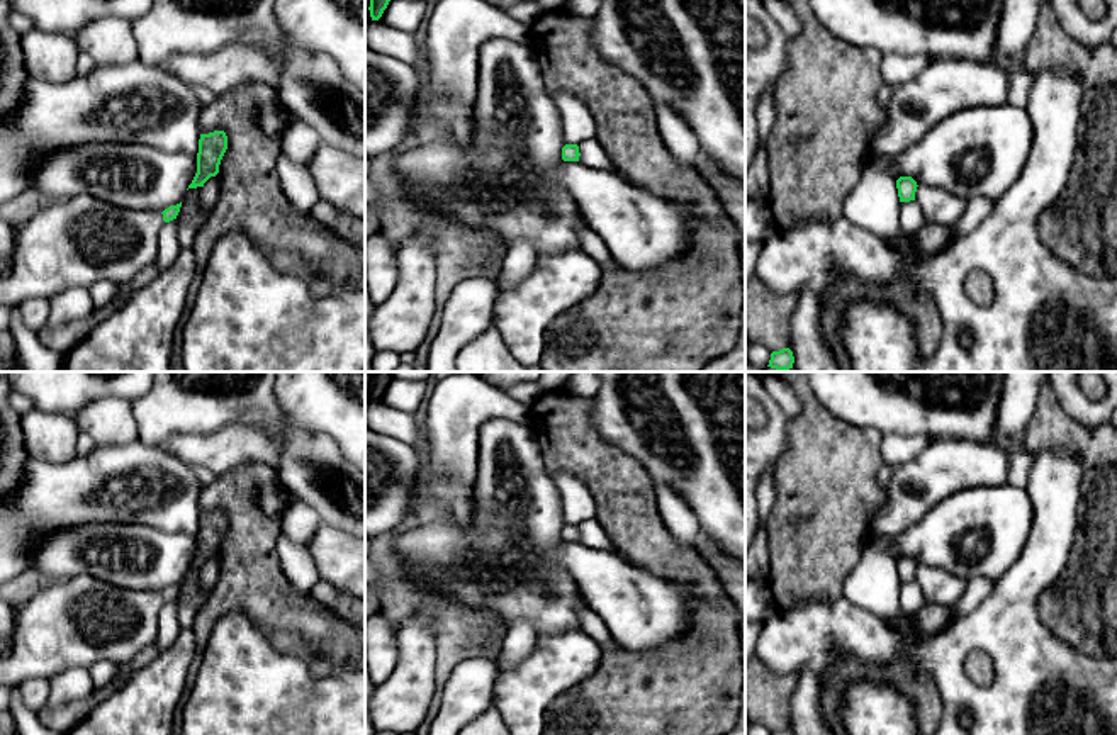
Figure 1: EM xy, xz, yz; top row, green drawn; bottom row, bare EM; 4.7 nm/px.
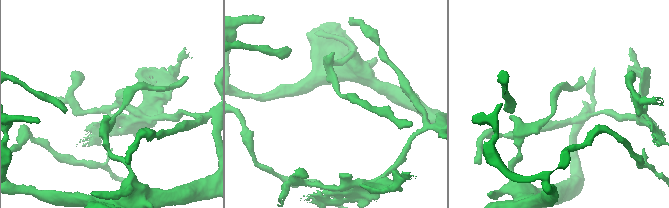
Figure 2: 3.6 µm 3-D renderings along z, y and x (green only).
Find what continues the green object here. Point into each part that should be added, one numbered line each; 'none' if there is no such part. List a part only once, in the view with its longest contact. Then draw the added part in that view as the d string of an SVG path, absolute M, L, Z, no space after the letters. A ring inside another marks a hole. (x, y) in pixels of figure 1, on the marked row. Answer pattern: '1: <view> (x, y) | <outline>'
none

